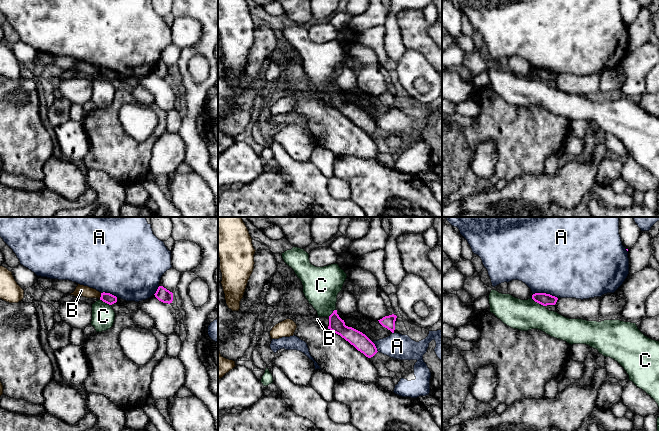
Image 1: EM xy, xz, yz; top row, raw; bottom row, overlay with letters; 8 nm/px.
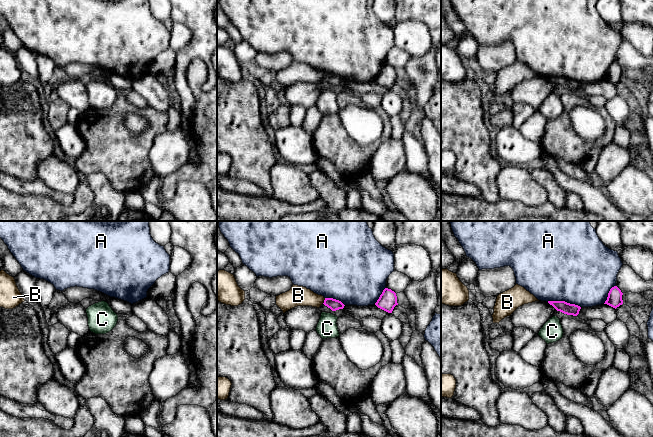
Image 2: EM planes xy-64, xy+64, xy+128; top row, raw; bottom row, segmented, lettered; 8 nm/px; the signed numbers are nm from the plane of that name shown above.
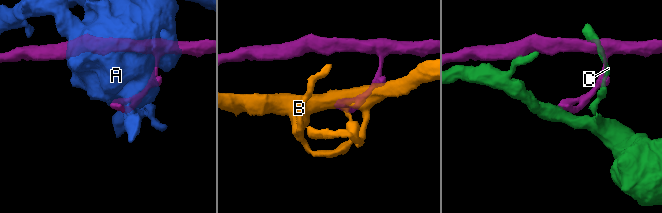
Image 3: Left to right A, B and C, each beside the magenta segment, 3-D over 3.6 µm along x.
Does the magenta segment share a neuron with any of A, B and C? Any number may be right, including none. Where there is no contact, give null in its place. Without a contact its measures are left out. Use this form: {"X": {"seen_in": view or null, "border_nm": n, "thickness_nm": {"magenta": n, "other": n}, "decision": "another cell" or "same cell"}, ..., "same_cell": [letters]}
{"A": {"seen_in": "yz", "border_nm": 200, "thickness_nm": {"magenta": 100, "other": 500}, "decision": "another cell"}, "B": {"seen_in": "xy", "border_nm": 50, "thickness_nm": {"magenta": 90, "other": 90}, "decision": "another cell"}, "C": {"seen_in": "yz", "border_nm": 130, "thickness_nm": {"magenta": 100, "other": 240}, "decision": "another cell"}, "same_cell": []}

